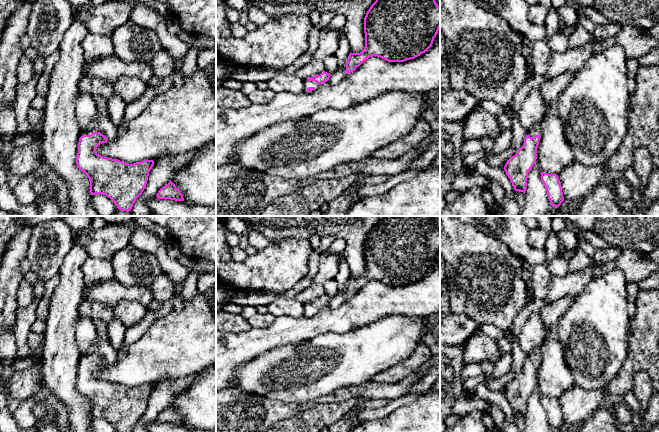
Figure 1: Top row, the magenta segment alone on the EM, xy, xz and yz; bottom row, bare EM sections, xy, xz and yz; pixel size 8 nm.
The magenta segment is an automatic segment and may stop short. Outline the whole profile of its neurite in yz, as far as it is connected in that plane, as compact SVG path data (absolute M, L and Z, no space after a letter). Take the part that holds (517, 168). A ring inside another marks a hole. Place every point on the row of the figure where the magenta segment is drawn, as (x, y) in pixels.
M535 123L528 131L523 146L507 160L504 170L515 191L525 194L528 173L536 163L540 141L540 123Z

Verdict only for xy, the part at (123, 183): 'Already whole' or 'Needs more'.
Needs more

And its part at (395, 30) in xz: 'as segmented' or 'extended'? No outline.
extended

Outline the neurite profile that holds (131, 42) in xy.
M131 19L114 30L112 43L115 55L125 62L150 62L162 48L155 32Z

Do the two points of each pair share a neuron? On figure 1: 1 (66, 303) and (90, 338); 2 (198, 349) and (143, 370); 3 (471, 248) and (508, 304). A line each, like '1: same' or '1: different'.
1: different
2: same
3: same

